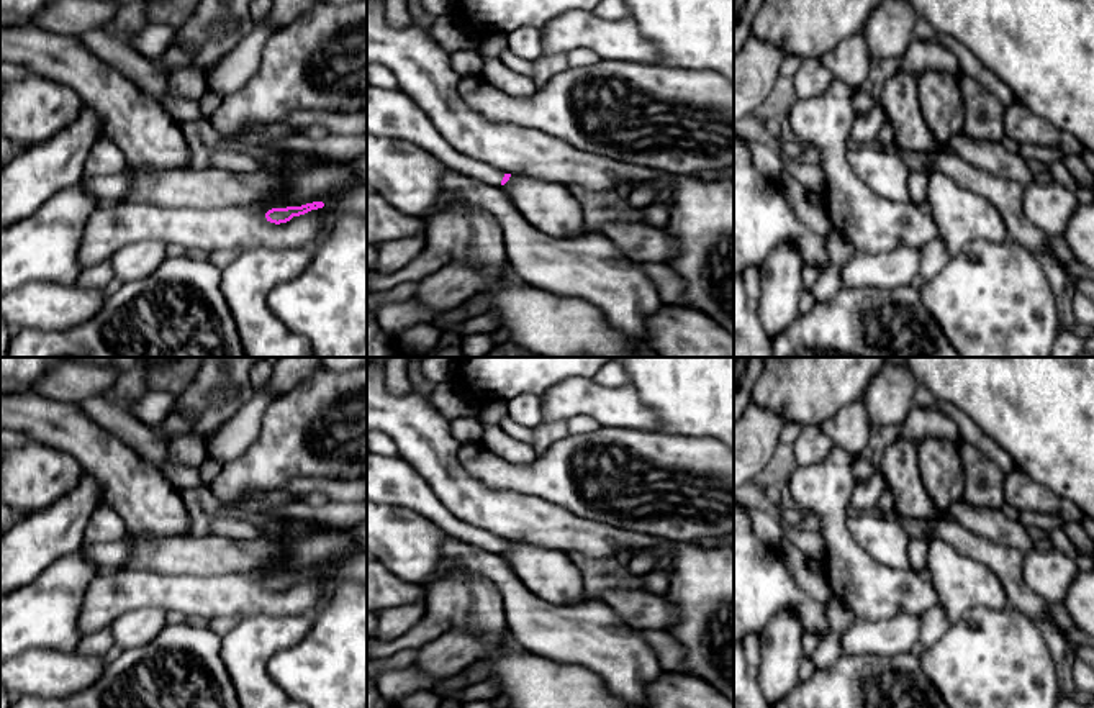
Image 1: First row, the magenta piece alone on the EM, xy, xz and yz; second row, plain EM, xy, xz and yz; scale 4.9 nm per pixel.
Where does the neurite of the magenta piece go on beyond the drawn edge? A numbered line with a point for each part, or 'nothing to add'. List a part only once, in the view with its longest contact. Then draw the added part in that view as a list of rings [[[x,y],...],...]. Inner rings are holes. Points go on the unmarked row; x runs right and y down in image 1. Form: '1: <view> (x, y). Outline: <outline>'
1: xz (390, 481). Outline: [[[367,451],[367,502],[408,508],[432,521],[447,536],[501,554],[503,538],[449,513],[427,480],[400,456],[387,457]]]

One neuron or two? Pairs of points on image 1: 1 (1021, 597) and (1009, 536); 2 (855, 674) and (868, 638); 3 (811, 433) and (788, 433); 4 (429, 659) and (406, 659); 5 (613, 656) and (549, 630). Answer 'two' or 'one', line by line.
1: two
2: two
3: two
4: two
5: one

